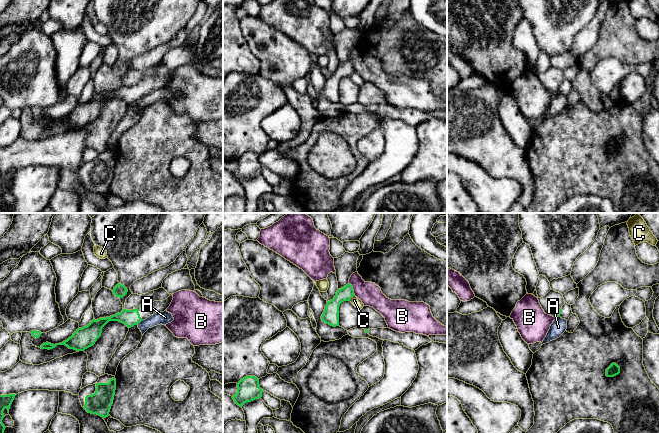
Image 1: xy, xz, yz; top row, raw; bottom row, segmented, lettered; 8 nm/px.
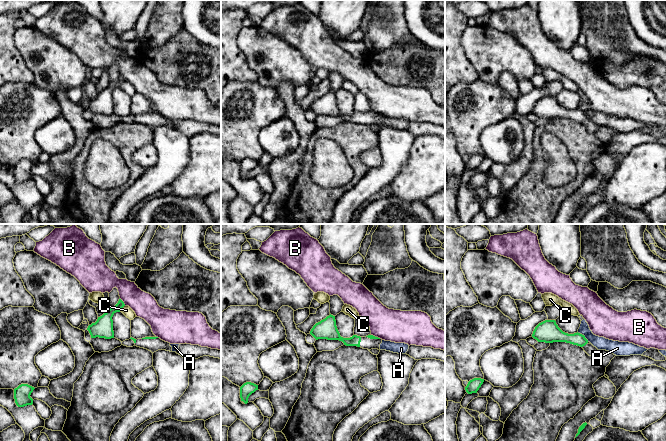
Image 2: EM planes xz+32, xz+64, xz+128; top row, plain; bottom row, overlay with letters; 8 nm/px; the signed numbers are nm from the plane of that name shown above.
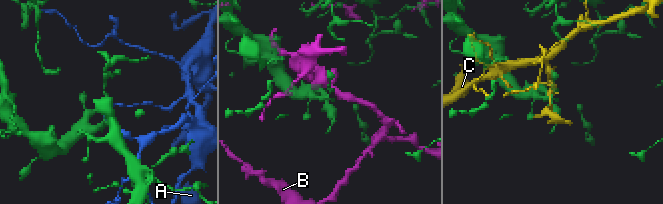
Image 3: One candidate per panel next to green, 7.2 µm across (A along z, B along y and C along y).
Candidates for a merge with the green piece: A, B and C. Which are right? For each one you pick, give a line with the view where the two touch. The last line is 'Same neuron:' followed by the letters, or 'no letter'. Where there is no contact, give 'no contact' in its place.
Same neuron: no letter

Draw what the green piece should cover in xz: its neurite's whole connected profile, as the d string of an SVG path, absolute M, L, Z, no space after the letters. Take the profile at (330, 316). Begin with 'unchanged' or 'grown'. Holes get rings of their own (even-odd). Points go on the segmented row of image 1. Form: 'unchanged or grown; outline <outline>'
unchanged; outline M347 284L341 289L338 289L334 298L327 302L321 319L326 324L333 327L339 326L339 306L344 301L350 301L355 296L351 284Z

